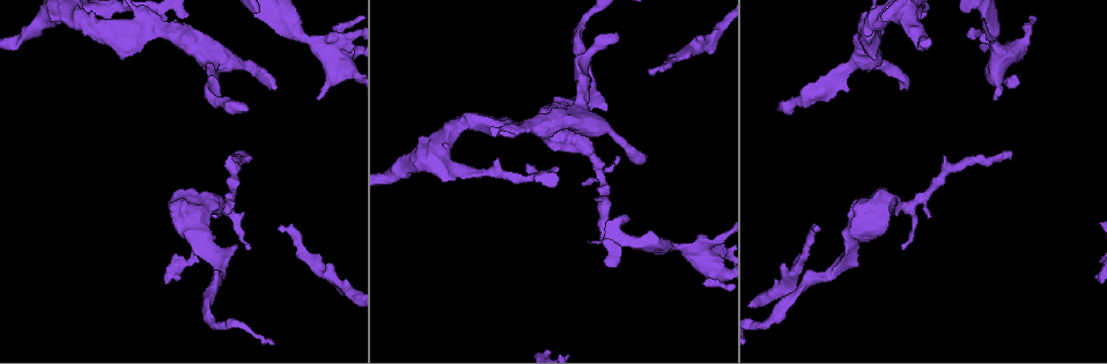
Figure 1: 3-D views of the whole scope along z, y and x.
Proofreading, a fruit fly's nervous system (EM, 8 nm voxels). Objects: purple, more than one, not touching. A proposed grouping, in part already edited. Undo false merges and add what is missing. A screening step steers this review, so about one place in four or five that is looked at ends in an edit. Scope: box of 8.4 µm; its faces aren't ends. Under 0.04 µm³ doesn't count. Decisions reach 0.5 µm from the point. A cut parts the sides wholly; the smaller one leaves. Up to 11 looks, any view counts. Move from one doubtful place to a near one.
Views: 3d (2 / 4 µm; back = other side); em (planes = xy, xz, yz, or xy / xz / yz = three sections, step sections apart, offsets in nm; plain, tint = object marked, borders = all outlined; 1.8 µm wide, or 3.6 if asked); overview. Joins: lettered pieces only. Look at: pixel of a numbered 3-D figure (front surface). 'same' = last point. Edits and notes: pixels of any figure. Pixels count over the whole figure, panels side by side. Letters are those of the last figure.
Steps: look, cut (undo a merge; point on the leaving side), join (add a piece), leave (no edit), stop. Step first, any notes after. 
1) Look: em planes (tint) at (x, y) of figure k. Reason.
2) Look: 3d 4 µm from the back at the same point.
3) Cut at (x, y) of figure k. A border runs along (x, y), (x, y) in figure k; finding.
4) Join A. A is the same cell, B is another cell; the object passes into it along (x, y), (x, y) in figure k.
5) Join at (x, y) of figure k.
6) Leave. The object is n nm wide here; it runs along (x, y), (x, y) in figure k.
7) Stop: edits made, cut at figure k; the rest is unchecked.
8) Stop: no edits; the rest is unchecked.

Look: em 3.6 µm planes (borders) at (246, 107) of figure 1. Branch stops here.

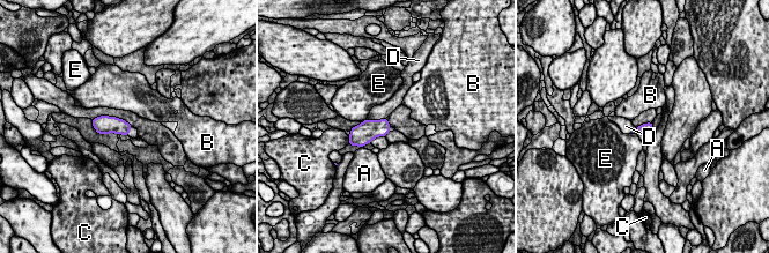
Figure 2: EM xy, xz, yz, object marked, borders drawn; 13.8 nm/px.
Join D. D is the same cell, A, B, C and E are other cells; the object passes into it along (369, 129), (372, 120), (378, 112) in figure 2; it goes on there.

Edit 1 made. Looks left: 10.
Look: overview.

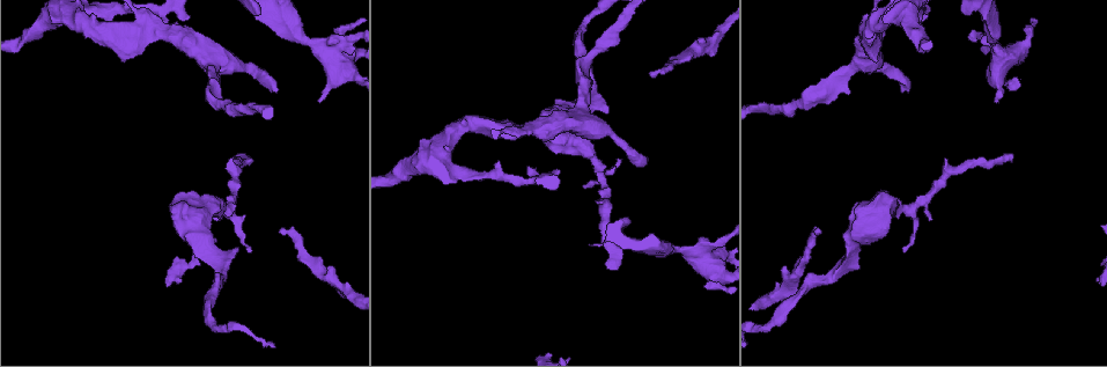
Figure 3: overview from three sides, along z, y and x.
Look: em xy step 8 (tint) at (510, 132) of figure 3. A fork.

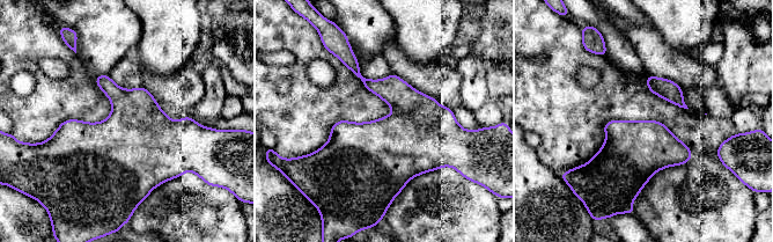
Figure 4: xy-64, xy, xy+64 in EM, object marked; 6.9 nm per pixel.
Look: em xy step 8 (borders) at the same point. See the neighbours.

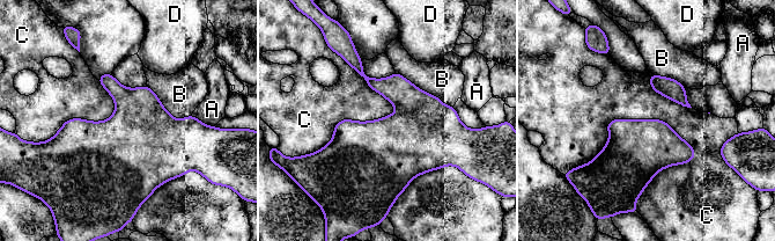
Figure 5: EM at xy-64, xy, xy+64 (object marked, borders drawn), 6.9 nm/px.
Leave. The object is 320 nm wide here; the longest contact is with C, 800 nm; A, B, C and D are other cells; one neuron here.

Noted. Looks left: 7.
Look: 3d 4 µm from the back at (249, 156) of figure 3. Branch stops here.

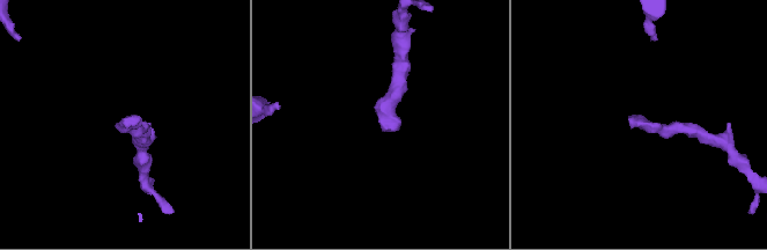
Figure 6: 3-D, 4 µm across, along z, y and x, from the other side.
Look: em planes (borders) at (385, 130) of figure 6. Now the EM.

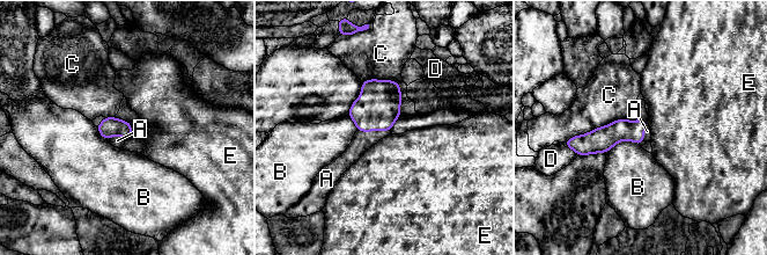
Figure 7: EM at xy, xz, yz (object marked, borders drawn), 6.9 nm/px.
Join A. The longest contact is with C, 550 nm; A is the same cell, B, C, D and E are other cells; the neuron continues.

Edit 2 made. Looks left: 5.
Look: overview.

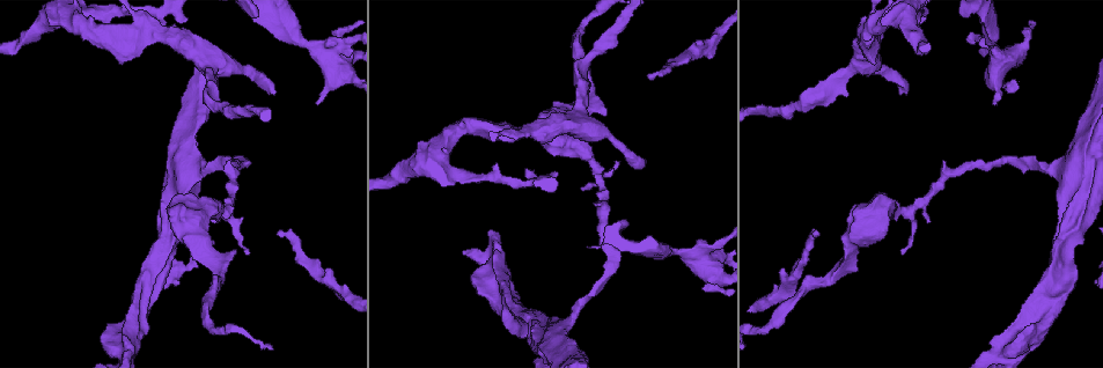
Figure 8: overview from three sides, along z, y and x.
Look: em planes (borders) at (144, 283) of figure 8. Closes a loop.

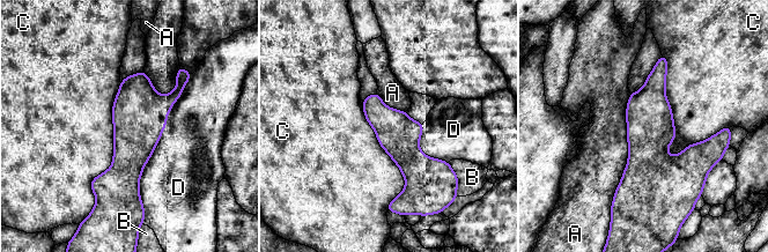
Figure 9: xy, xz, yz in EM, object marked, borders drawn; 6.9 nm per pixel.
Leave. A, B, C and D are other cells; it runs along (664, 61), (649, 104), (642, 198) in figure 9; continuous, no second neuron.

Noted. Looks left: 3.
Stop: edits made, join at figure 2, join at figure 7; the rest is unchecked.

